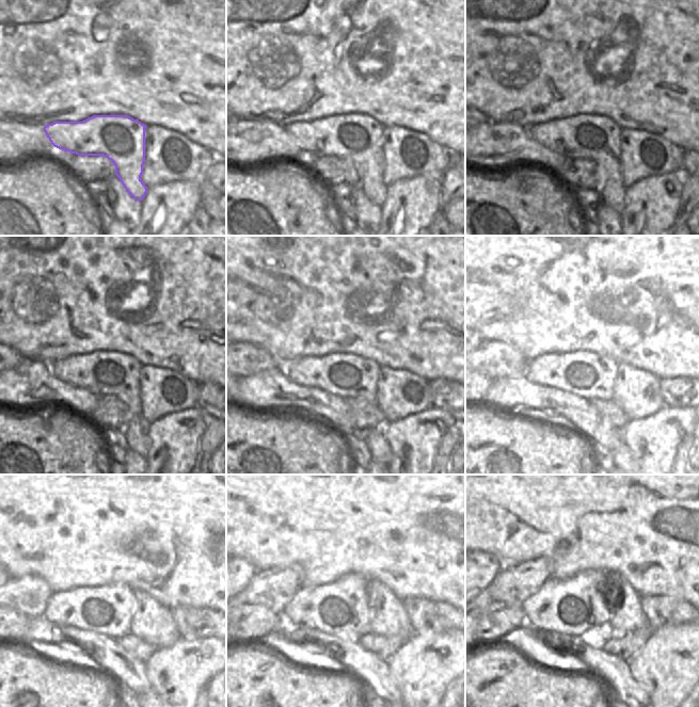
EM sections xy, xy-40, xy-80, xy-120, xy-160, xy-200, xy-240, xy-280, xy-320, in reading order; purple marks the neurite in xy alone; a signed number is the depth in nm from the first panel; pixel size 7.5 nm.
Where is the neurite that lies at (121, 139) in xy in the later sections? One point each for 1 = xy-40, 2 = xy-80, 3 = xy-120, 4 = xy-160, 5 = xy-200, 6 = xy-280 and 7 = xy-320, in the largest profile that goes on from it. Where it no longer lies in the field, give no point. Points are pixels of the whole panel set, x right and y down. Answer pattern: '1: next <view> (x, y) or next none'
1: next xy-40 (354, 135)
2: next xy-80 (597, 138)
3: next xy-120 (100, 373)
4: next xy-160 (347, 375)
5: next xy-200 (587, 374)
6: next xy-280 (342, 608)
7: next xy-320 (571, 607)

